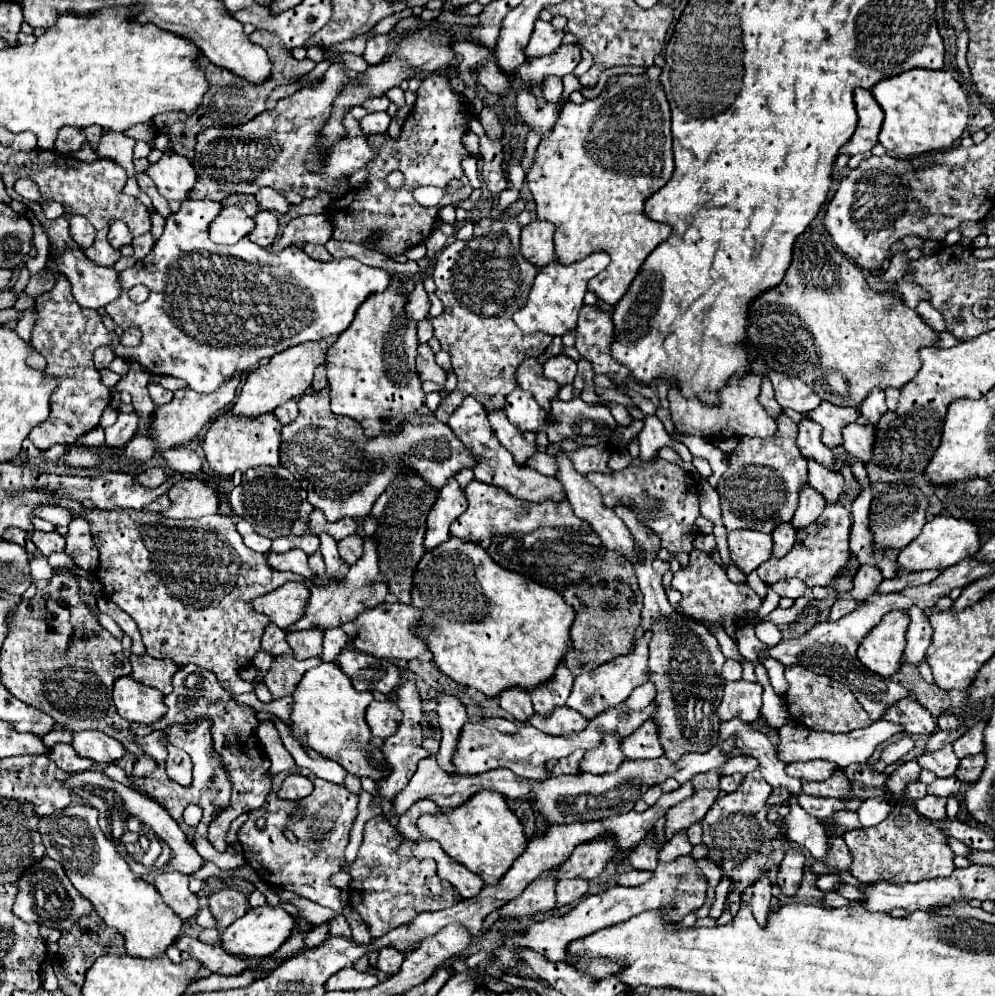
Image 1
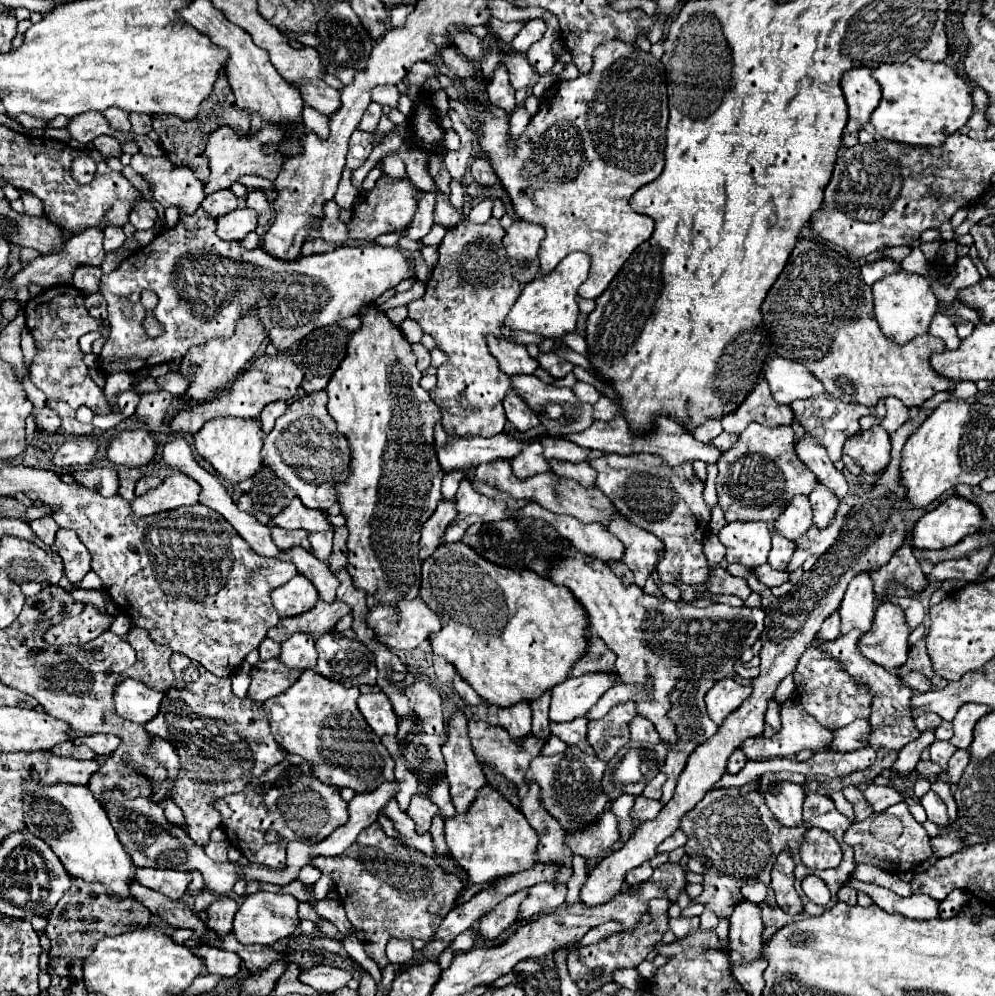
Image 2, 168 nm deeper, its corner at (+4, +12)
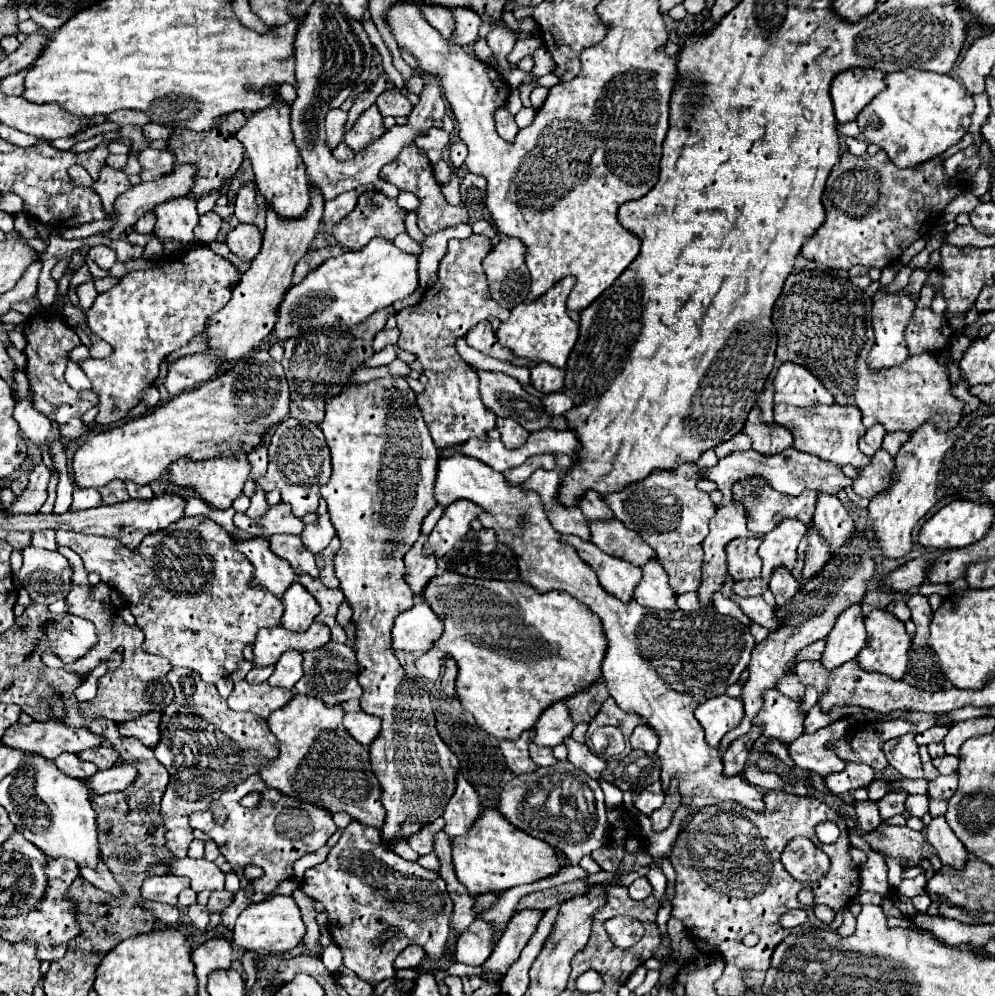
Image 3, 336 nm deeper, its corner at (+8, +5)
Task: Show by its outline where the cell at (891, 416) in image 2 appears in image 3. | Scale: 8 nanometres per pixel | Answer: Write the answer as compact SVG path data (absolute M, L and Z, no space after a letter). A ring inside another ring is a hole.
M894 432L894 434L886 434L886 438L884 438L884 444L882 444L882 448L892 456L892 458L896 458L896 454L898 454L898 450L900 450L900 446L904 444L908 440L908 436L904 434L904 432Z

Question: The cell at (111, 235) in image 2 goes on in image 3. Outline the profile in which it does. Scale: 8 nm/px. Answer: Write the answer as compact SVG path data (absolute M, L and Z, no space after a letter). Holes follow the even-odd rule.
M94 246L94 248L90 248L88 258L94 260L102 270L110 270L116 262L116 252L108 246Z

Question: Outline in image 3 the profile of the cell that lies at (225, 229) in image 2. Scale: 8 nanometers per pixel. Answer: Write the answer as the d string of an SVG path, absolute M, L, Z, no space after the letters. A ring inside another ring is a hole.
M238 224L230 230L226 238L226 246L242 260L252 262L262 248L262 234L254 224Z

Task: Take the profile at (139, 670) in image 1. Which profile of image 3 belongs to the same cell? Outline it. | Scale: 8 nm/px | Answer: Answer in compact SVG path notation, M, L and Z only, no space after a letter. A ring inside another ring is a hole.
M60 546L58 552L72 564L74 568L74 576L72 576L72 590L70 594L66 596L66 604L68 604L68 612L70 614L76 614L80 618L86 618L90 622L94 622L94 626L98 628L98 644L92 648L92 652L88 652L84 658L72 662L72 664L62 664L56 656L50 656L50 652L44 652L42 654L42 662L50 668L64 668L68 672L74 672L74 674L90 674L94 668L100 665L101 661L106 660L109 655L122 648L124 650L124 658L122 658L122 666L118 666L116 670L112 672L106 672L102 678L98 678L98 694L92 702L82 702L78 704L80 708L80 714L82 716L98 716L98 718L108 718L116 724L122 724L122 722L128 722L128 720L134 720L142 714L148 714L148 712L162 712L170 702L172 702L172 686L166 678L166 674L170 672L170 662L164 658L164 656L152 656L148 652L144 652L142 648L142 642L144 642L144 634L142 630L134 624L134 626L128 626L120 614L112 614L112 612L106 612L104 604L94 600L92 598L92 588L88 586L88 576L86 576L86 568L82 564L82 558L66 548L66 546Z

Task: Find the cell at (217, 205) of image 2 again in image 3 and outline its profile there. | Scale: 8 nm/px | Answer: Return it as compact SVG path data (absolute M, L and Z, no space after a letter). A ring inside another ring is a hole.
M206 212L204 216L200 216L200 222L198 222L196 230L194 230L196 240L204 242L204 244L216 240L220 226L222 226L222 218L218 214L214 214L214 212Z

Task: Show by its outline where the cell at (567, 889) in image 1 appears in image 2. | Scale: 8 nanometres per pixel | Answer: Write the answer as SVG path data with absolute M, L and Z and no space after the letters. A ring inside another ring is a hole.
M538 883L530 887L530 897L522 903L522 913L518 919L532 919L532 915L542 915L542 913L552 913L558 909L564 899L566 899L568 887L566 883Z

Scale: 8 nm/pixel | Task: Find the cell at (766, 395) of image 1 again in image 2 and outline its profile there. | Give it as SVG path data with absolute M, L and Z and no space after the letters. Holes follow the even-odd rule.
M762 379L756 383L754 393L750 393L734 413L722 417L722 427L728 433L742 433L750 421L756 421L764 427L778 427L790 425L792 417L792 409L776 403L768 389L768 383Z

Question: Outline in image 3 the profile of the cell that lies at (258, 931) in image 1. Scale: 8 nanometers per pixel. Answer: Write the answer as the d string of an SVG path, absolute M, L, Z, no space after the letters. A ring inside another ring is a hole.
M274 896L258 904L248 906L236 920L232 940L244 950L268 950L270 954L282 954L296 948L306 934L306 926L300 918L300 908L292 896Z

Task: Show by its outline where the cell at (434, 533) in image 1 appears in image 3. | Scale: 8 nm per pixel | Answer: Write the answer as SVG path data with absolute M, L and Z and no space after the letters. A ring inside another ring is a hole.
M420 536L418 542L410 548L410 552L404 556L404 580L408 582L408 586L412 588L414 596L422 596L426 584L438 574L438 564L434 556L424 556L422 554L422 546L426 542L426 536Z

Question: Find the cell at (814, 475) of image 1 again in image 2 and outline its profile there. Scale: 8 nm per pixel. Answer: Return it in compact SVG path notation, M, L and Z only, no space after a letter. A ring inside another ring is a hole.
M818 481L814 491L808 497L810 497L812 509L814 509L814 525L826 527L826 523L830 523L830 519L834 517L834 513L838 509L838 503L840 503L836 493L830 493L830 489Z

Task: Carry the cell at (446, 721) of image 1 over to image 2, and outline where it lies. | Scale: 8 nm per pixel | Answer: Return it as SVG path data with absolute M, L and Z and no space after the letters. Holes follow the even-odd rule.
M456 709L448 721L448 737L442 745L446 775L450 781L450 795L458 813L464 813L470 801L474 801L476 791L482 785L486 785L482 767L478 765L470 749L466 723L466 715L460 709Z

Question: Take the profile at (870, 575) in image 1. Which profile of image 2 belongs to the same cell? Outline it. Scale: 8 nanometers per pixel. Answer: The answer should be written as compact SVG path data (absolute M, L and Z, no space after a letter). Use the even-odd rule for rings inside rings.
M868 571L854 575L838 611L842 619L840 633L848 633L854 627L862 633L870 629L874 619L874 585Z

